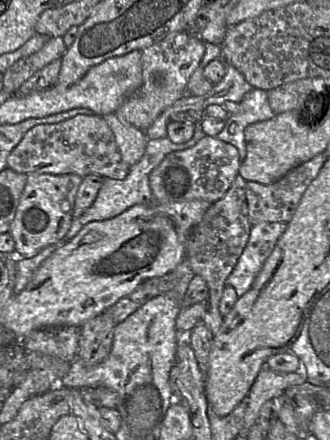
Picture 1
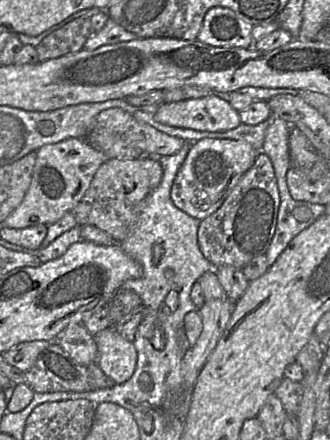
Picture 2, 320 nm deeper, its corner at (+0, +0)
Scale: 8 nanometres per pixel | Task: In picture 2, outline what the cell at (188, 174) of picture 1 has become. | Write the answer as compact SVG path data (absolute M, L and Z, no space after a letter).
M206 138L192 143L172 184L172 202L191 217L202 221L222 205L244 173L253 166L259 152L243 140Z

